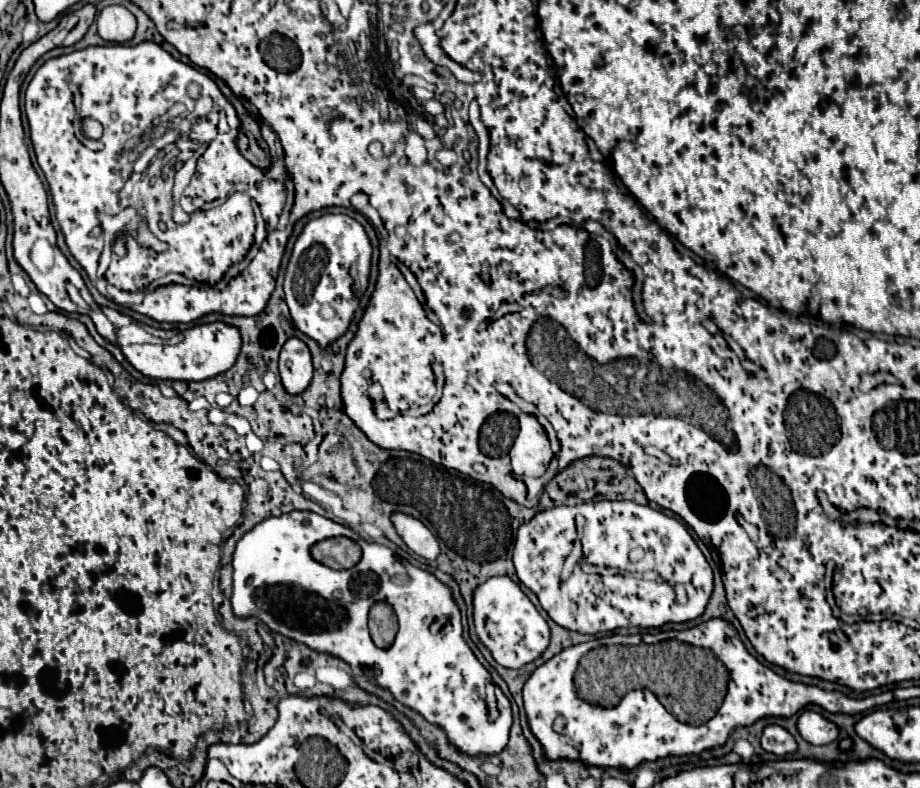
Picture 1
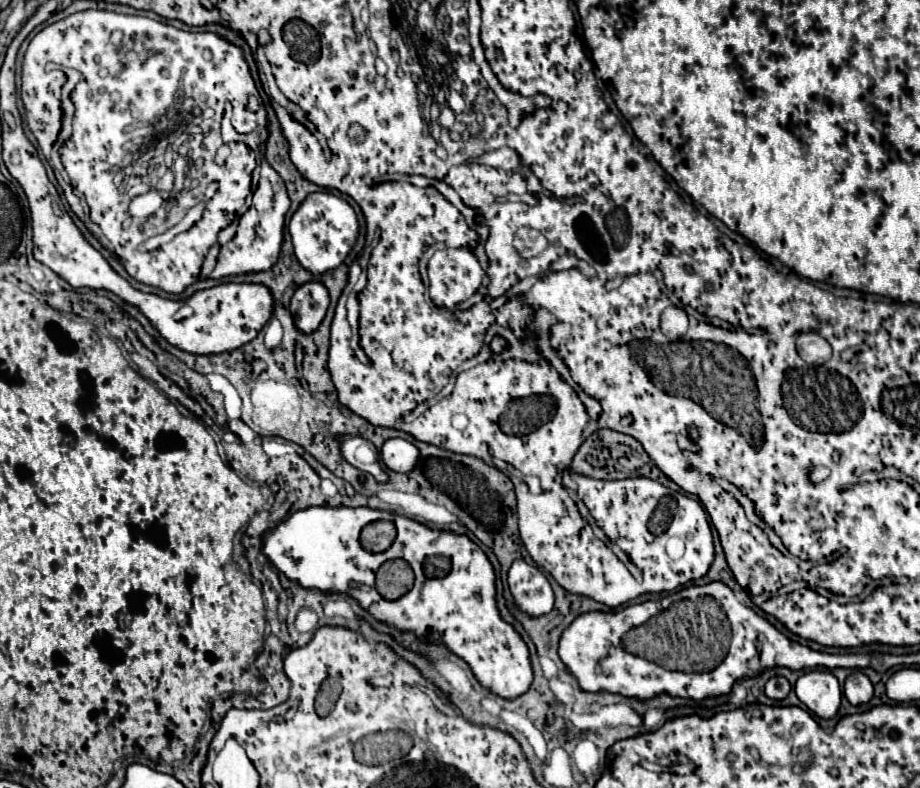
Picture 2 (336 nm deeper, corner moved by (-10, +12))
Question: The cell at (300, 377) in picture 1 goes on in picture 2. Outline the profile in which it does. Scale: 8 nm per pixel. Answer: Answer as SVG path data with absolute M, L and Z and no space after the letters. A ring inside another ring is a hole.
M308 281L300 285L292 295L292 313L296 327L304 333L312 333L324 319L330 297L328 289L320 281Z

